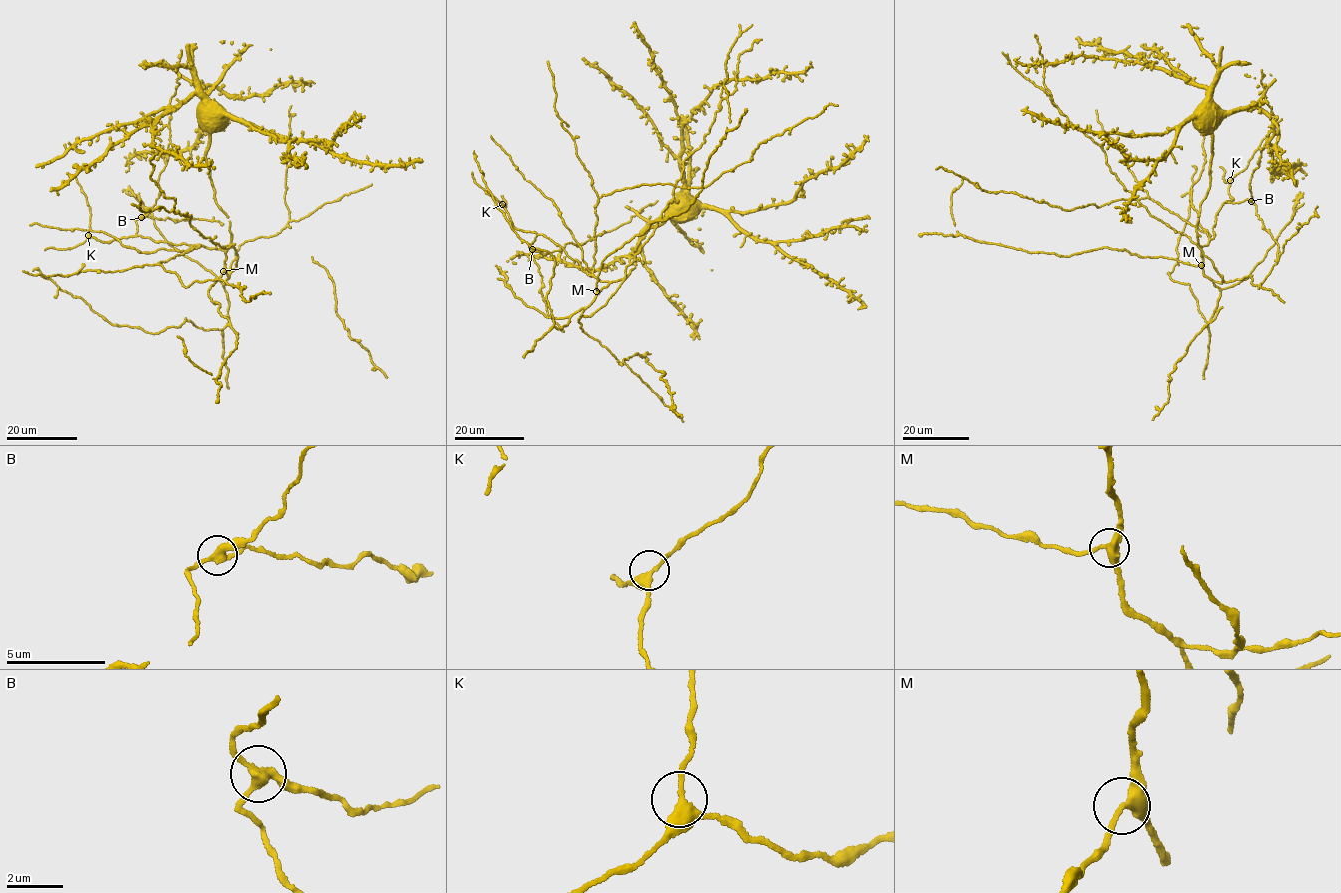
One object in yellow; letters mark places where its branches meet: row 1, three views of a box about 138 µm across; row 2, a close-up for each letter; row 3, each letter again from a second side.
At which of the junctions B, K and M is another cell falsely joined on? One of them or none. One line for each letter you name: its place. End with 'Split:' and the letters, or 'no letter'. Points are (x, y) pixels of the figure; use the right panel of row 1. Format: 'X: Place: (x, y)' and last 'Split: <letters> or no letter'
B: Place: (1251, 201)
Split: B

